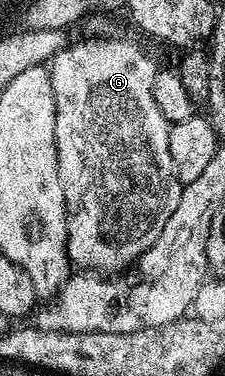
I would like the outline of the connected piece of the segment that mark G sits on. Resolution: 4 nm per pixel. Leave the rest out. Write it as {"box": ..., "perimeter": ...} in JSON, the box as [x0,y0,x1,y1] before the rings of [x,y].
{"box":[49,36,183,274],"perimeter":[[[91,36],[88,40],[79,40],[76,44],[68,43],[49,61],[51,85],[55,95],[55,142],[57,144],[57,166],[61,174],[61,190],[65,190],[65,210],[67,211],[67,258],[76,269],[96,274],[119,274],[130,269],[153,242],[157,242],[157,234],[165,230],[165,222],[169,222],[173,210],[177,210],[177,202],[181,202],[183,185],[179,183],[173,170],[173,158],[169,158],[169,130],[165,114],[153,102],[153,78],[157,65],[147,57],[147,52],[139,44],[126,40],[123,36]]]}

